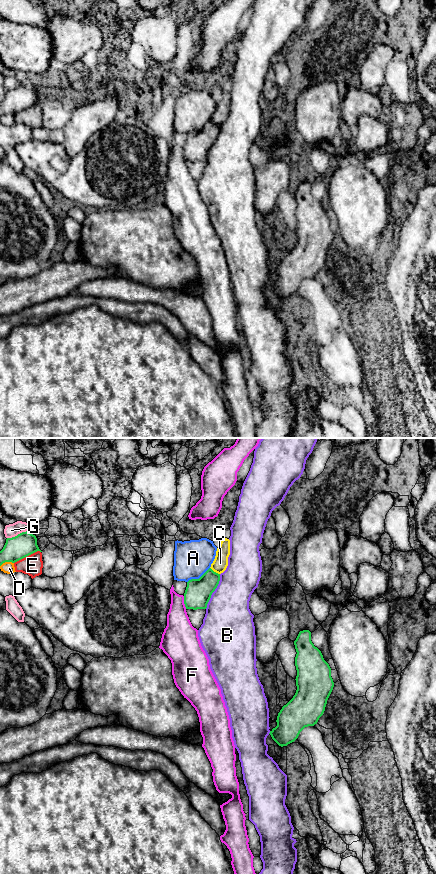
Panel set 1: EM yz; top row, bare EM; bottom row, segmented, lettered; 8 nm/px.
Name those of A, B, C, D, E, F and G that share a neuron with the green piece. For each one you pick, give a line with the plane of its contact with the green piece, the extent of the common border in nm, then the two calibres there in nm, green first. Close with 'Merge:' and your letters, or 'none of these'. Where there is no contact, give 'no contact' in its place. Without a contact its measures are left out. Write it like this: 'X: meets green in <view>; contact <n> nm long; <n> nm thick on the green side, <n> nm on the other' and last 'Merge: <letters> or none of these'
C: meets green in yz; contact 100 nm long; 220 nm thick on the green side, 120 nm on the other
Merge: C

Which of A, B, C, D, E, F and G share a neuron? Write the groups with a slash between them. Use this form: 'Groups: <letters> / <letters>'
Groups: A / B F / C / D / E / G

